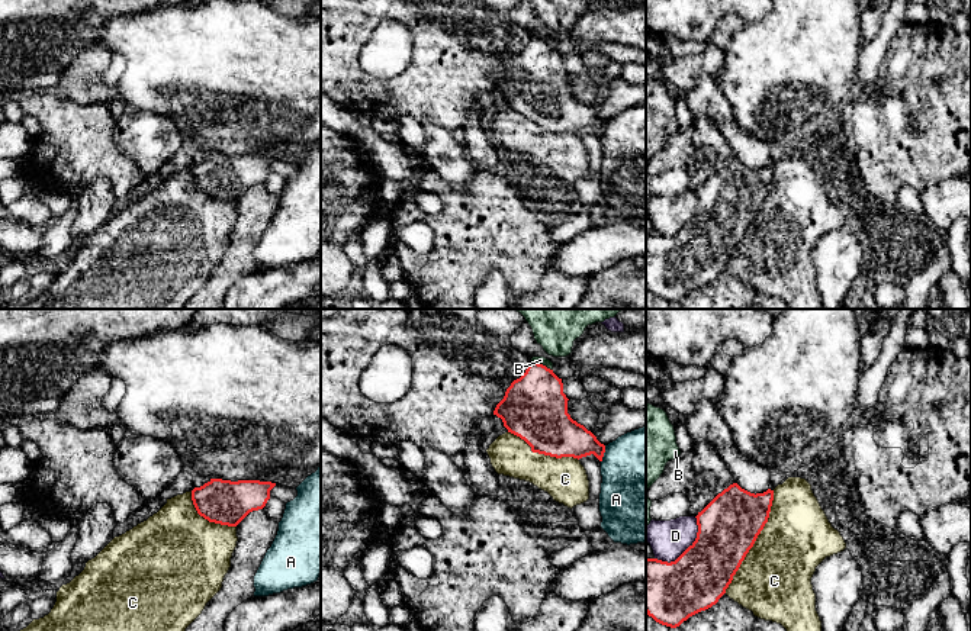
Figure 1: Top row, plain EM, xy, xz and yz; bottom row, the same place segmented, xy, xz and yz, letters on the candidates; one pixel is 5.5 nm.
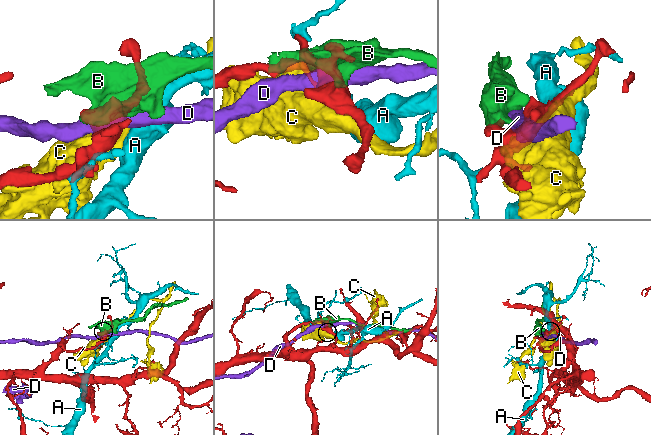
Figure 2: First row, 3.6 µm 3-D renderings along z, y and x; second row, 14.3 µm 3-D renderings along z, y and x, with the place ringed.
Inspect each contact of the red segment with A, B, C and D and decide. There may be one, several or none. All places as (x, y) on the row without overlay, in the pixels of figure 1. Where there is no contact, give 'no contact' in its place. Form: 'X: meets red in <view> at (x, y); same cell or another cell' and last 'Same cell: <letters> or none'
A: meets red in xz at (603, 129); another cell
B: meets red in xz at (542, 39); another cell
C: meets red in yz at (755, 215); another cell
D: meets red in yz at (687, 224); another cell
Same cell: none

